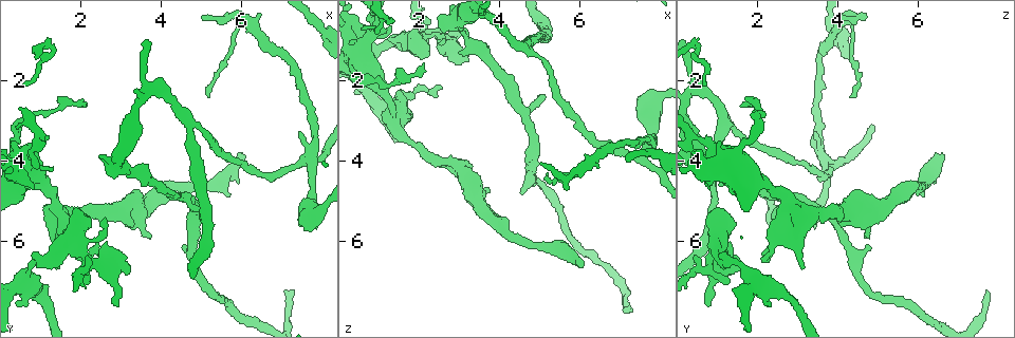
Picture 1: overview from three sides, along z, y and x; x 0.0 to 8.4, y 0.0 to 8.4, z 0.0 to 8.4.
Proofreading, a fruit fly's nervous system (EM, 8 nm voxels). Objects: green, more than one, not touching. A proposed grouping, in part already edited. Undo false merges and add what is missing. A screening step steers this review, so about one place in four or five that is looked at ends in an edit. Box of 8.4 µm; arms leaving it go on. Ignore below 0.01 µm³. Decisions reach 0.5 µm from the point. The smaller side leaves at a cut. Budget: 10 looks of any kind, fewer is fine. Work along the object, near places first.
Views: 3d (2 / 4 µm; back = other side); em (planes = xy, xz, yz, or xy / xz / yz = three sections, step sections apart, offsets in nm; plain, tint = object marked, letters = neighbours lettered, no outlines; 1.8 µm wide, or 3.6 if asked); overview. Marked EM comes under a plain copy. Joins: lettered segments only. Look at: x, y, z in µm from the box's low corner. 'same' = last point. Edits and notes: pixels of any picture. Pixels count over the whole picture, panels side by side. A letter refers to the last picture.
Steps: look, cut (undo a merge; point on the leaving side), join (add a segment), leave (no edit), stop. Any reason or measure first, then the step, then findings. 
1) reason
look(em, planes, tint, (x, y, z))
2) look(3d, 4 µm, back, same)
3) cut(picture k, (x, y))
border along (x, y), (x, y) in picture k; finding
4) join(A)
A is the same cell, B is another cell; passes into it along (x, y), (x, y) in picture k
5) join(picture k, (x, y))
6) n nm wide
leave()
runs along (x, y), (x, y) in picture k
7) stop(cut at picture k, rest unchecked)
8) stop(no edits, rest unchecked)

look(3d, 4 µm, (2.20, 2.65, 1.65))

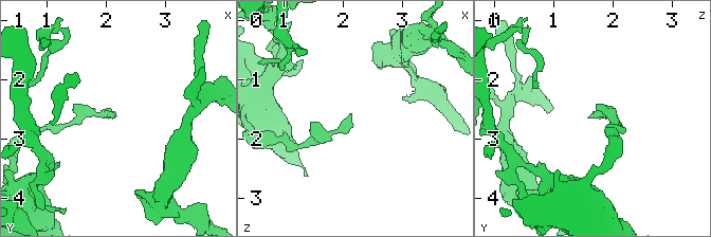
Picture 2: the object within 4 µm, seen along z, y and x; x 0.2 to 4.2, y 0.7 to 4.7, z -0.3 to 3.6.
look(em, planes, letters, (2.10, 2.60, 1.65))

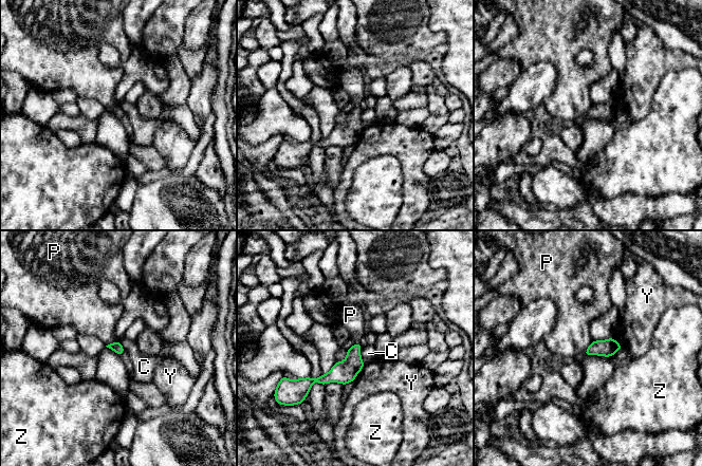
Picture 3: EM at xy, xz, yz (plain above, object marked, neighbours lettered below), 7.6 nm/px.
leave()
C, P, Y and Z are other cells; none of them fits

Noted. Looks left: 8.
three-way junction
look(em, yz, step 16, tint, (1.60, 6.10, 1.00))

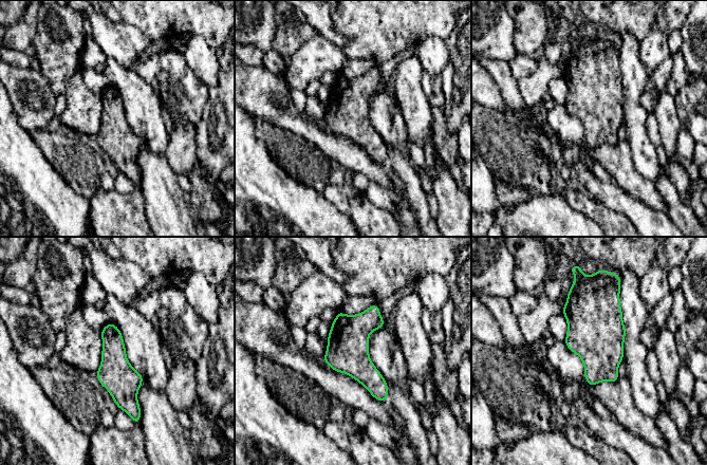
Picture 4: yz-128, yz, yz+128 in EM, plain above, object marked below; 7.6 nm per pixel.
look(em, planes, letters, same)

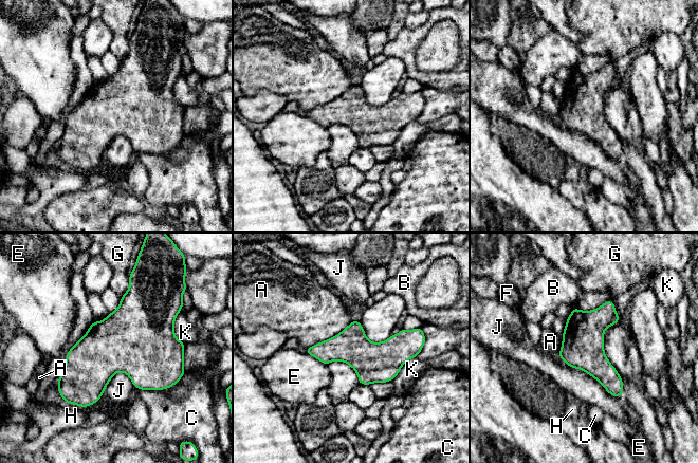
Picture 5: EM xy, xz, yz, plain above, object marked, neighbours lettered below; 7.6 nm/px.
leave()
A, B, C, E, F, G, H, J and K are other cells; runs along (415, 346), (397, 350), (308, 350) in picture 5; continuous, no second neuron

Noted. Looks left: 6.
an open end
look(3d, 4 µm, back, (5.00, 5.45, 2.35))

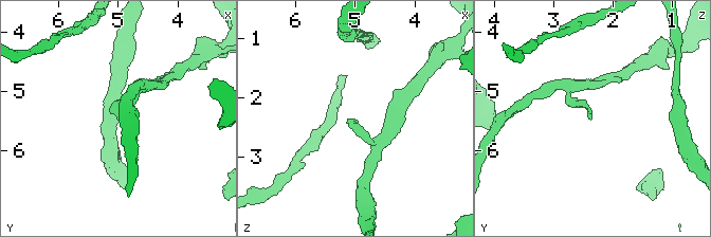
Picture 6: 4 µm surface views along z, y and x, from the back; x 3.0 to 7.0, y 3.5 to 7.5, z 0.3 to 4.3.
shape alone is not enough
look(em, planes, letters, (5.05, 5.45, 2.35))

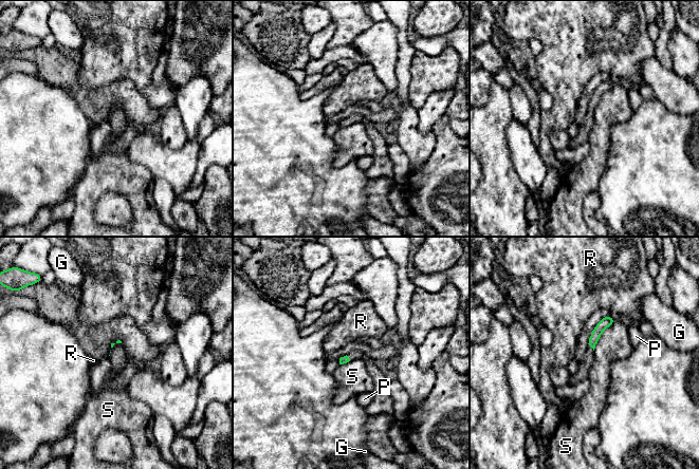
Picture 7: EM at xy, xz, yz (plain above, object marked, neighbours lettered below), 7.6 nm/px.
S touches over 280 nm
leave()
G, P, R and S are other cells; border along (614, 320), (602, 333), (593, 351) in picture 7; no lettered segment goes on from it

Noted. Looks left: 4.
four arms meet
look(em, 3.6 µm, yz, step 4, tint, (7.65, 3.95, 3.70))

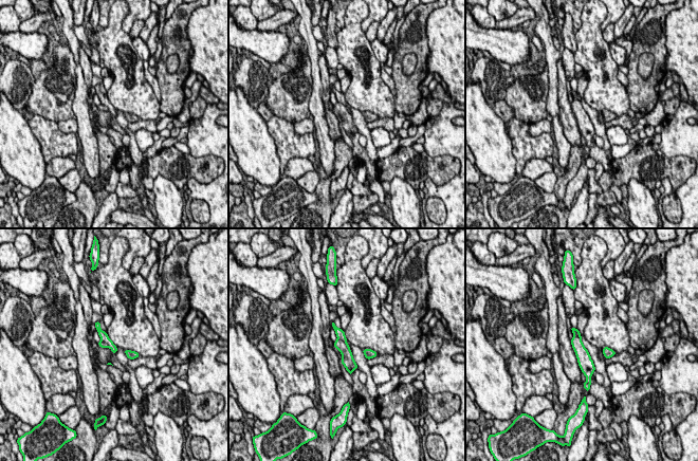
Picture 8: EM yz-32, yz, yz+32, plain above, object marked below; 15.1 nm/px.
look(em, 3.6 µm, yz, step 4, letters, same)

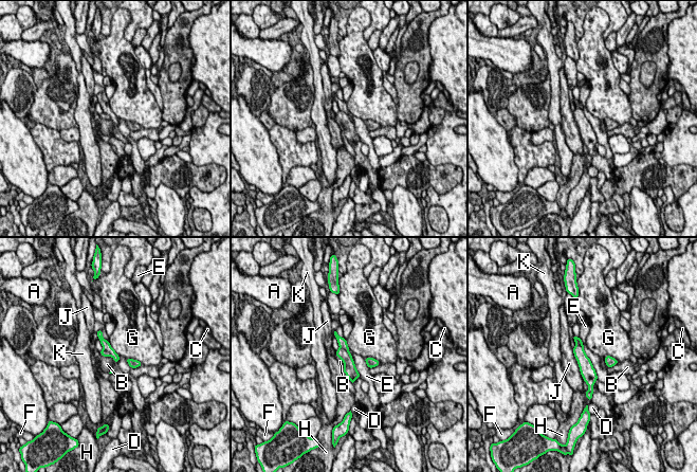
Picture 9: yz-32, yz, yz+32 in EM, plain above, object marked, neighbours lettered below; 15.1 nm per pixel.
160 nm wide
cut(picture 9, (349, 366))
A, B, C, D, E, F, G, H, J and K are other cells; the part that leaves runs along (578, 347), (590, 377), (590, 384) in picture 9; a second neuron is stuck on

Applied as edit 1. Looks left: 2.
stop(cut at picture 9, rest unchecked)

